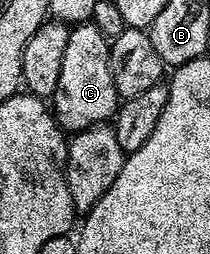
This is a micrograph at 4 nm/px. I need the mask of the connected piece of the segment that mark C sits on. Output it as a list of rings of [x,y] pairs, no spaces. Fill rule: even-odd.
[[[90,21],[75,24],[68,32],[62,73],[58,73],[58,89],[52,94],[50,106],[57,124],[68,133],[107,124],[115,116],[118,96],[112,76],[110,40]]]

